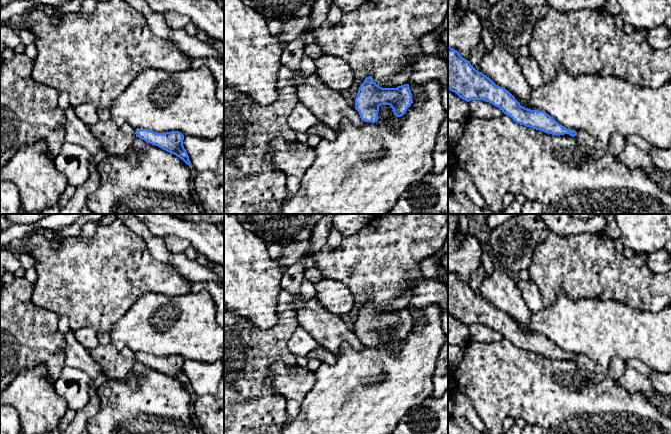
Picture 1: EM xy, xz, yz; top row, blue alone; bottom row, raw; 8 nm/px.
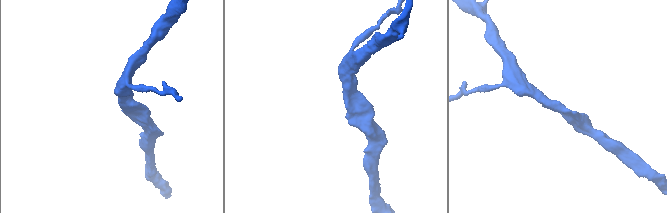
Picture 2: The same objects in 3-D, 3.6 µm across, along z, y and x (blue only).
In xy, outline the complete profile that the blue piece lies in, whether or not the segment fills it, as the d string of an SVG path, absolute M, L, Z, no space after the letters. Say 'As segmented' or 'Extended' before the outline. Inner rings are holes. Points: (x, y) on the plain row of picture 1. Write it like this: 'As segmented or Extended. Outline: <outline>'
As segmented. Outline: M140 353L135 356L136 361L160 371L161 373L176 379L187 389L190 389L189 380L183 370L184 359L179 355L157 357L149 353Z

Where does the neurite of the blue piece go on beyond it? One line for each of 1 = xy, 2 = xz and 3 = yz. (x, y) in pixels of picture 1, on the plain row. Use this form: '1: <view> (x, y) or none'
1: none
2: none
3: none

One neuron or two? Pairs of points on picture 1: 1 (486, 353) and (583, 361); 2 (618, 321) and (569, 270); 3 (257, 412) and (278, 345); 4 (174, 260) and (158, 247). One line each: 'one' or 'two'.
1: two
2: two
3: one
4: one

